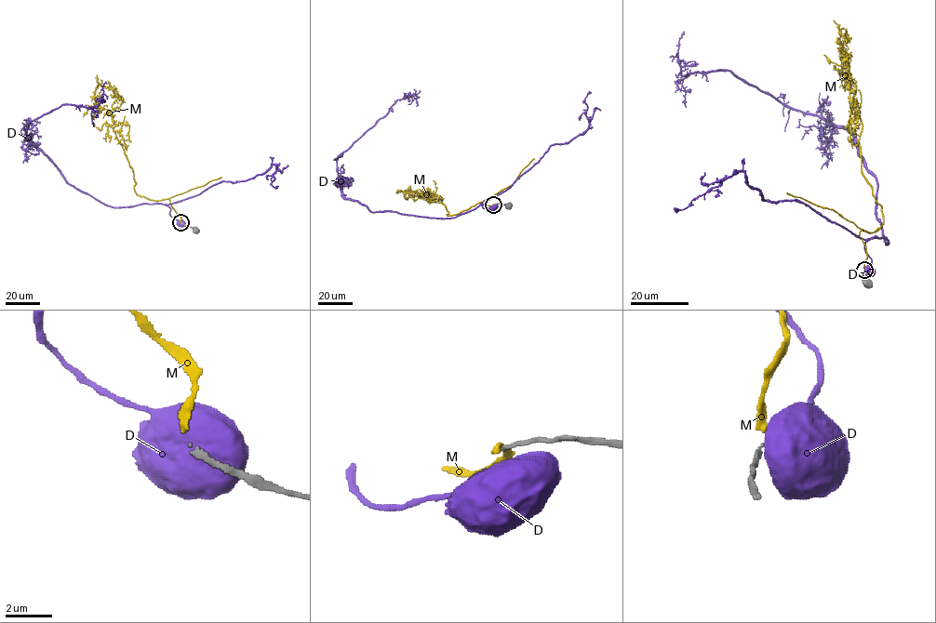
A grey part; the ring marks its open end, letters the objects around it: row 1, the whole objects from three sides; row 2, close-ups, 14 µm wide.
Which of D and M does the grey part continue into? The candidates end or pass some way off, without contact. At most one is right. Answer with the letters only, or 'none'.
M

